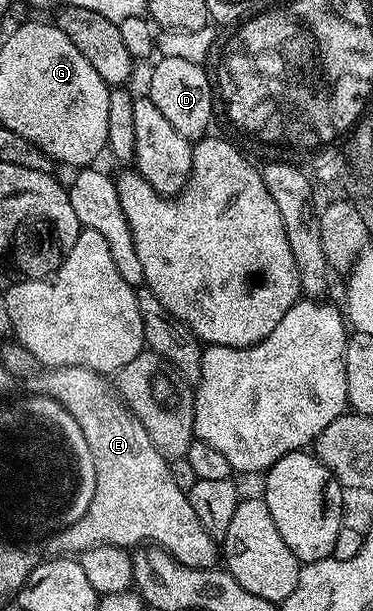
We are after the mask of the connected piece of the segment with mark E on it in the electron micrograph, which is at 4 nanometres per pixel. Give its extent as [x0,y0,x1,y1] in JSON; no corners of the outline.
[23,367,219,568]

